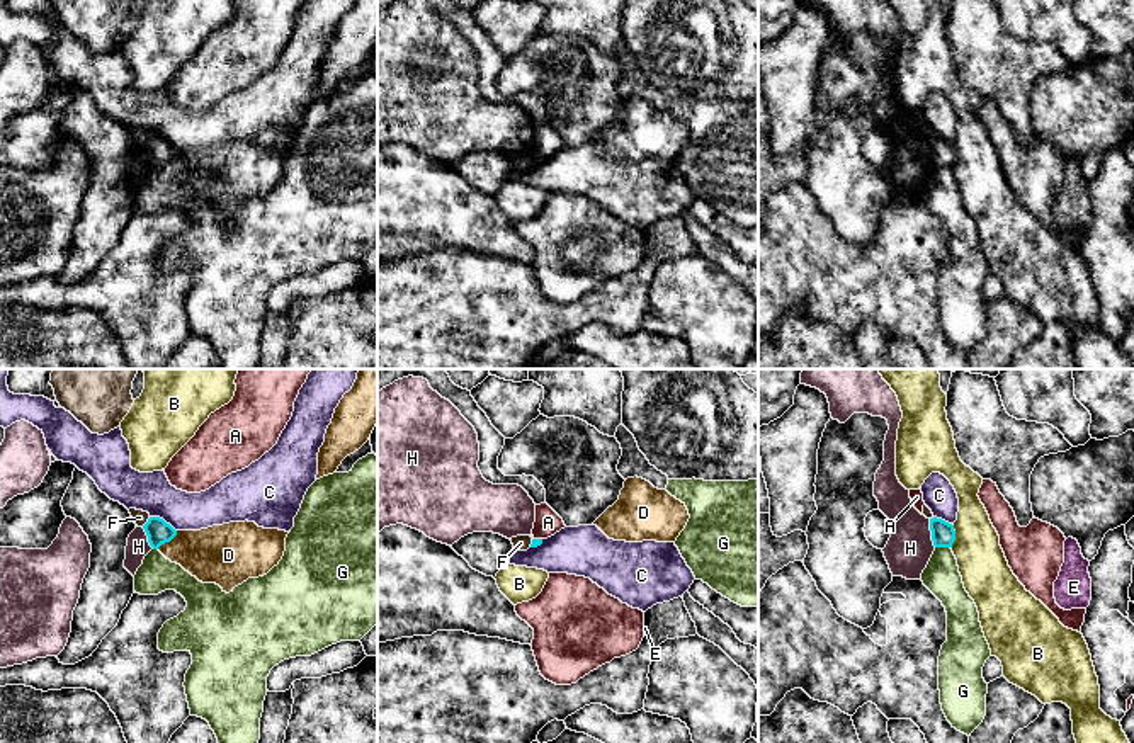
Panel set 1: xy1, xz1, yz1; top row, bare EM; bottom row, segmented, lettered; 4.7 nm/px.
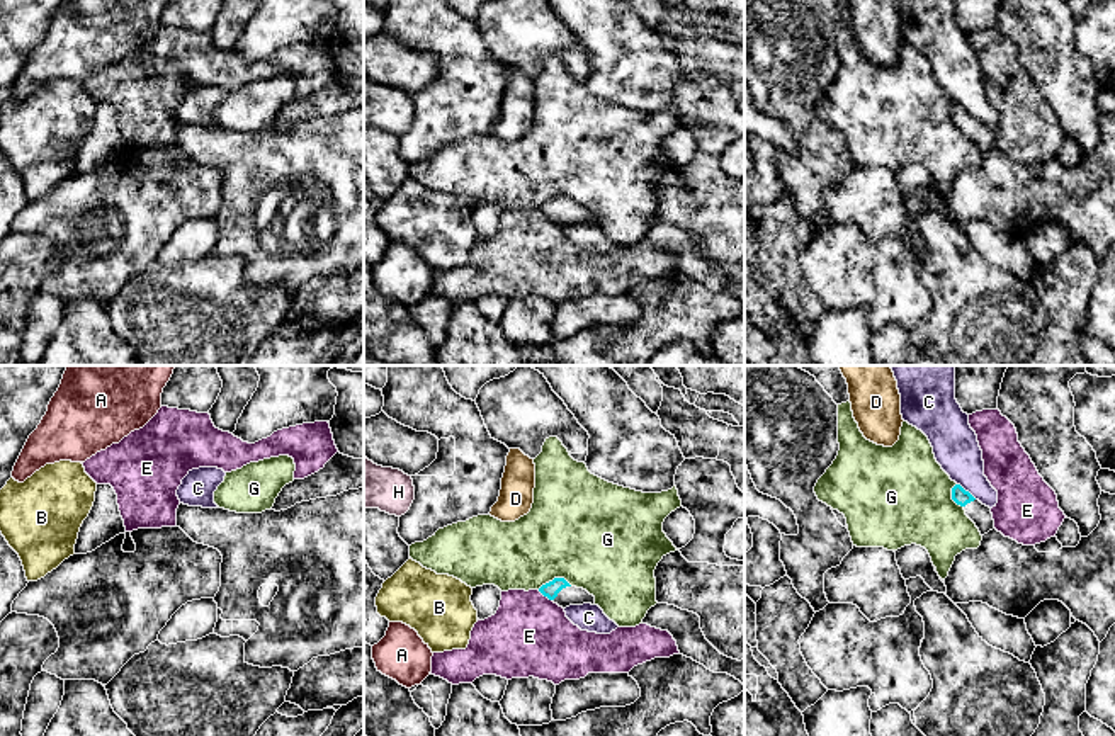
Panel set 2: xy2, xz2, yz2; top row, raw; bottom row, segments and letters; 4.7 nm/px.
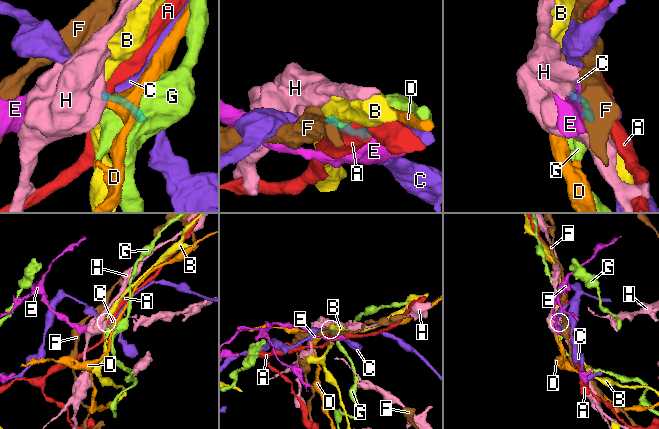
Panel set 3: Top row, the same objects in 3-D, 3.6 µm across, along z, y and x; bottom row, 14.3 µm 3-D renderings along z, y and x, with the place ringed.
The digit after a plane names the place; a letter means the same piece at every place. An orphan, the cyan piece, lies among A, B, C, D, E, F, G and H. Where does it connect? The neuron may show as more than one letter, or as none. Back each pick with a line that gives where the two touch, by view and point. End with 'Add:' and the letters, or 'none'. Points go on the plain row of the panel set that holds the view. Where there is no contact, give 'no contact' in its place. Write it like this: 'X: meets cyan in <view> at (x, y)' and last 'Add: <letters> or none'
Add: none

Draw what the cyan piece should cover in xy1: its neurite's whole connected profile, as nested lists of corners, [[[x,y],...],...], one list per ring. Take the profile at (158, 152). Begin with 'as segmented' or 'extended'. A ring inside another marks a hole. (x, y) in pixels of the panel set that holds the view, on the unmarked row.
as segmented; [[[150,136],[143,148],[153,168],[158,168],[177,155],[177,150],[160,136]]]

